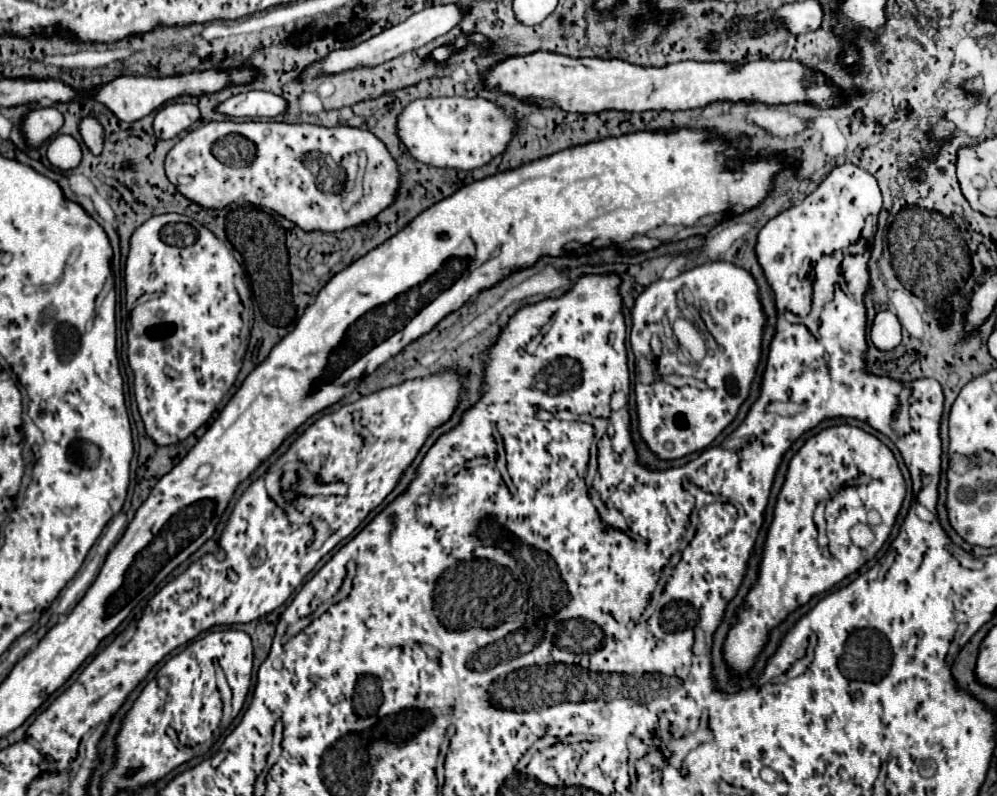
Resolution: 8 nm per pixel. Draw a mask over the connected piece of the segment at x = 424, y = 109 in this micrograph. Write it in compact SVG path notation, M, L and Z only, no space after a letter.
M415 99L397 117L397 135L417 161L463 171L487 165L495 155L503 153L515 129L515 119L485 99Z

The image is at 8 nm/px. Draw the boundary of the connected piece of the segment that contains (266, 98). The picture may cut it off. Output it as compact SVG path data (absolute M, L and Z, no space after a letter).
M247 91L219 103L217 111L231 117L277 117L287 111L289 103L267 91Z

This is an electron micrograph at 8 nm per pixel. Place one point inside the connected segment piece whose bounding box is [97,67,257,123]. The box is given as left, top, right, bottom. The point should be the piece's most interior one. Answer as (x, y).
(130, 98)

